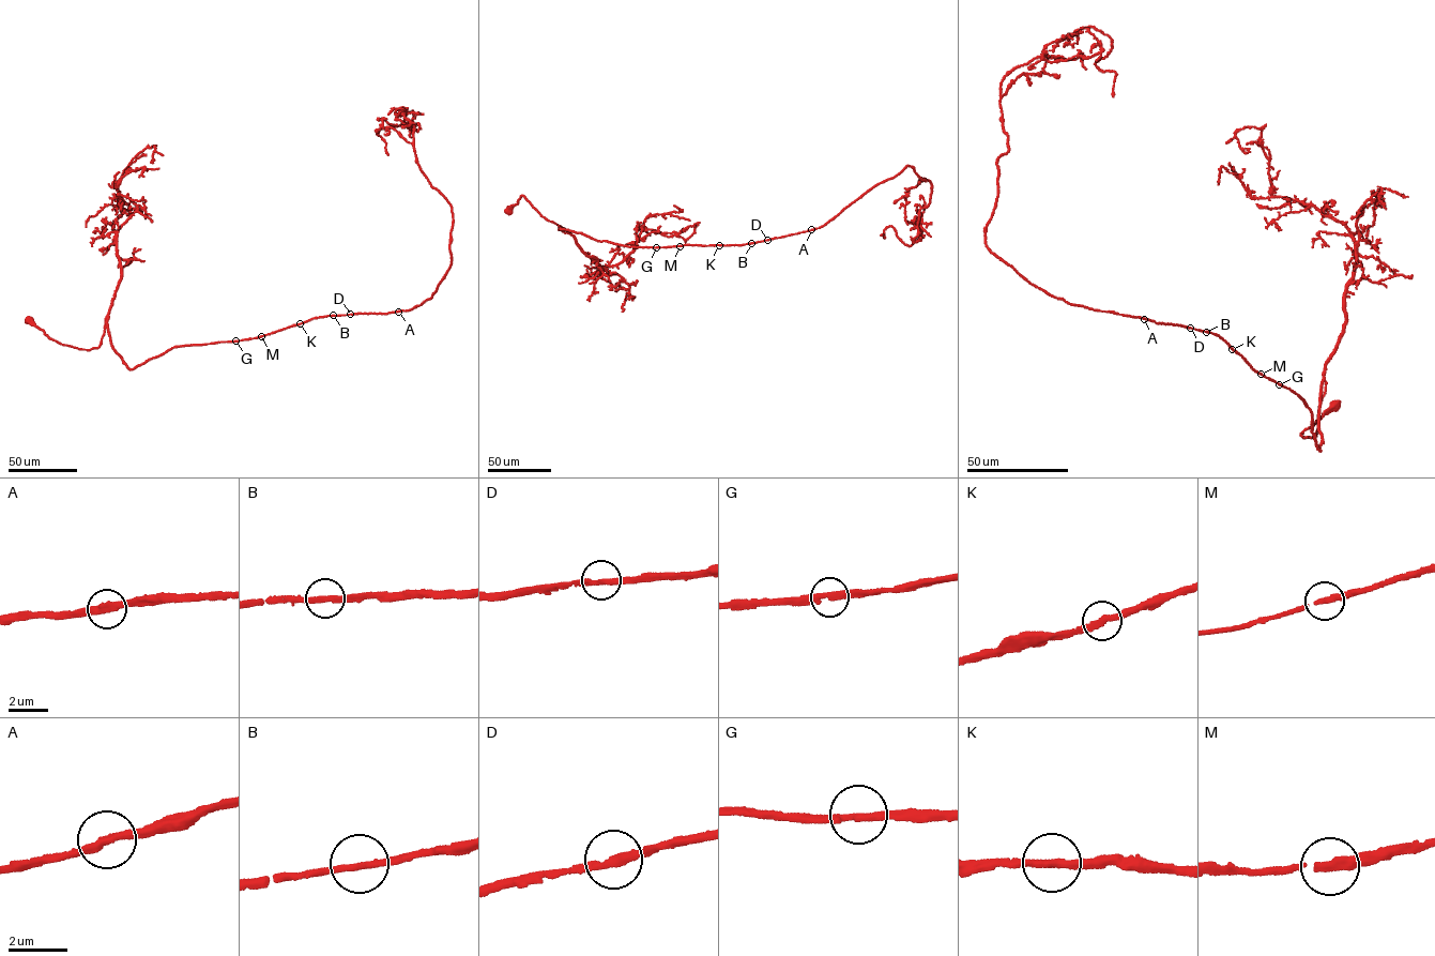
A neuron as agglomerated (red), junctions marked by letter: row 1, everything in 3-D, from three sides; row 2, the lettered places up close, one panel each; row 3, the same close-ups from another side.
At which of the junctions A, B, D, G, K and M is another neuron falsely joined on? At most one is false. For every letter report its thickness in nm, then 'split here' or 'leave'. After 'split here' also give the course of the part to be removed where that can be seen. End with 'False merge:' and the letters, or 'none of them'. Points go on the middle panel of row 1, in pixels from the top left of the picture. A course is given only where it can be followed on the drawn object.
A: 320 nm thick; leave
B: 240 nm thick; leave
D: 260 nm thick; leave
G: 280 nm thick; leave
K: 280 nm thick; leave
M: 280 nm thick; leave
False merge: none of them

